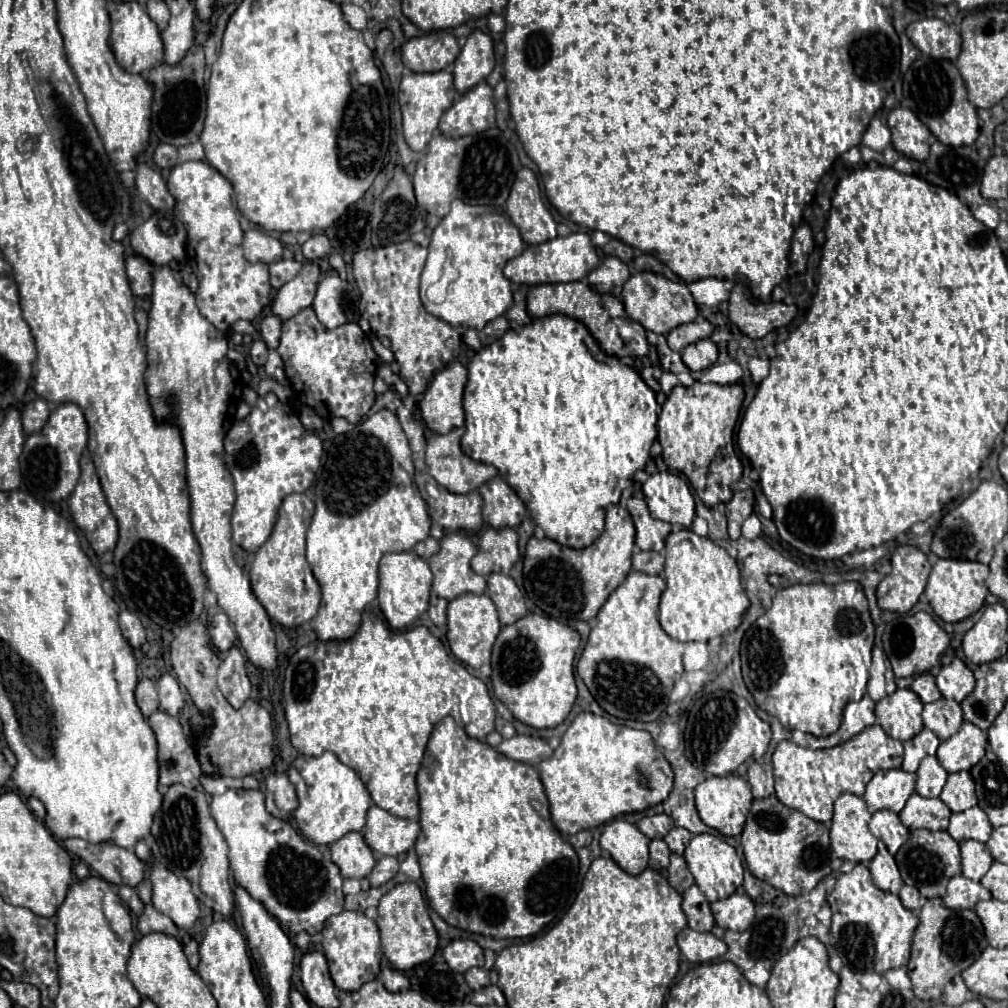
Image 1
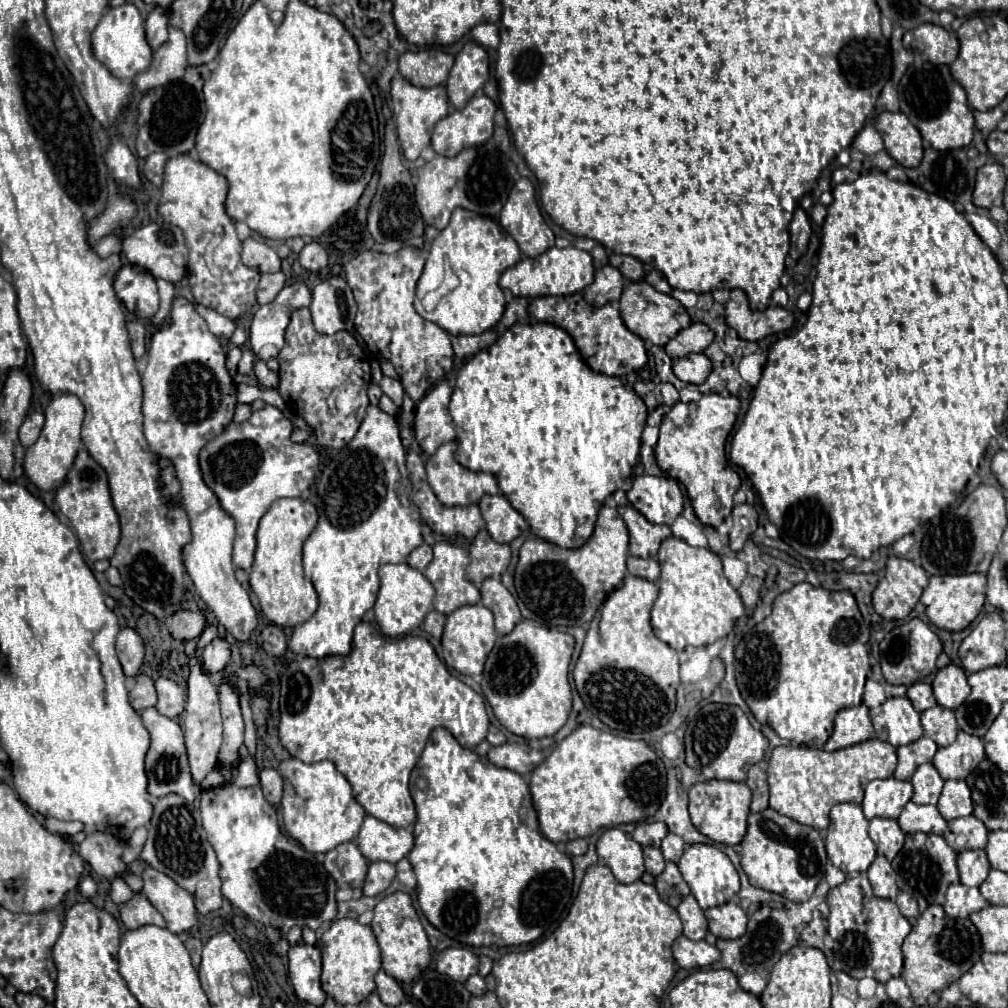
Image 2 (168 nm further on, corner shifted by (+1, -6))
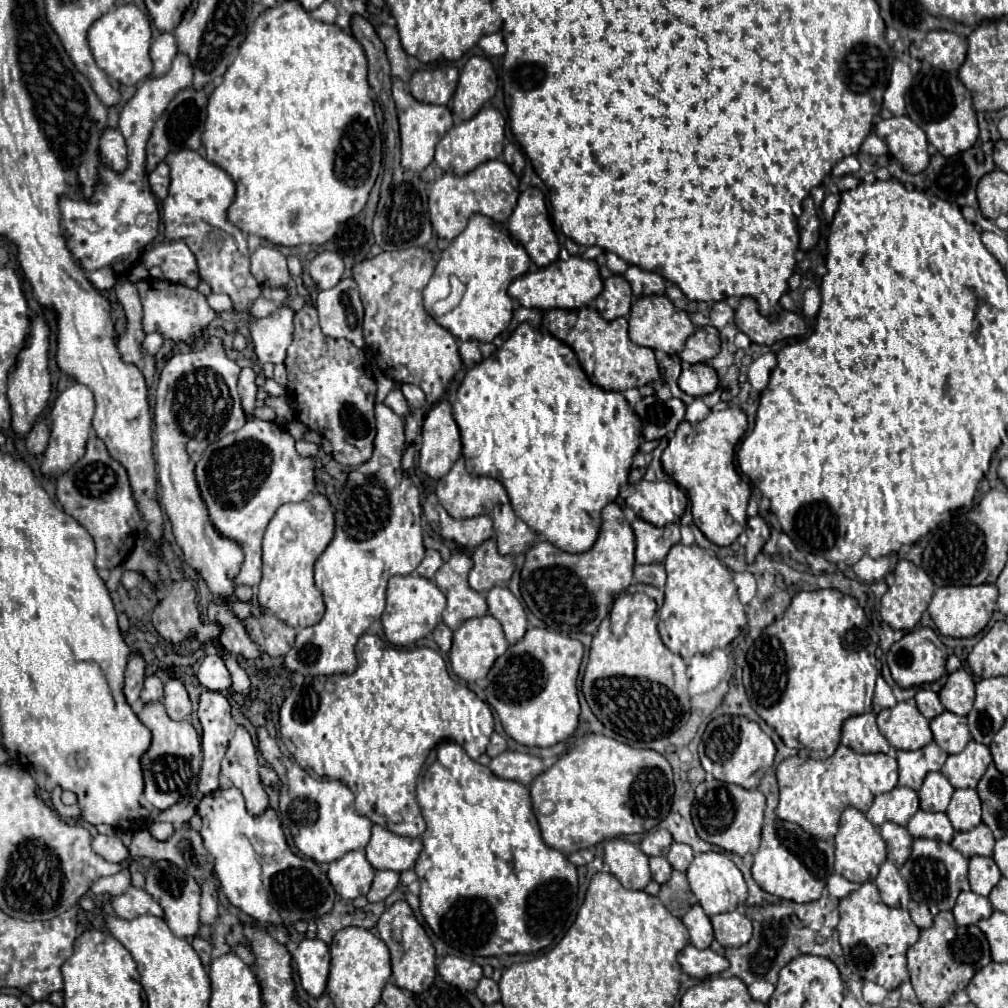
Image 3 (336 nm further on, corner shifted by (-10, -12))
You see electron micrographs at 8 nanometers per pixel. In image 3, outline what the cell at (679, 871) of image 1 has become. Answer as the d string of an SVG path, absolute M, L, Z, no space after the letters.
M674 872L672 878L666 884L662 884L658 898L678 918L682 918L698 902L690 890L690 884L684 872Z

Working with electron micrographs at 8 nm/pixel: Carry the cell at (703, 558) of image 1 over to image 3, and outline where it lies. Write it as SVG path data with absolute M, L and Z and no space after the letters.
M676 544L666 556L666 600L658 614L662 642L684 660L698 652L726 648L746 626L746 606L738 598L730 570L700 546Z

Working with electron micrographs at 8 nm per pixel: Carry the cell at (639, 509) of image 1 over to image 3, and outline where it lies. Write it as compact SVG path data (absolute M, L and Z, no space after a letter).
M636 518L632 522L632 530L636 536L636 562L638 564L662 564L668 550L680 542L678 524L658 528L642 518Z

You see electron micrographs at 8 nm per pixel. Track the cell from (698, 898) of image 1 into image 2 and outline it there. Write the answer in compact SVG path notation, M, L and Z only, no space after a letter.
M687 896L679 906L677 906L677 914L683 922L683 936L687 936L689 940L703 940L707 934L707 920L703 910L699 908L697 900L693 896Z

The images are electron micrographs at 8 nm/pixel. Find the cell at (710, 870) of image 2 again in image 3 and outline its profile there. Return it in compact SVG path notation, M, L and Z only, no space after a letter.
M704 852L696 854L692 864L686 870L690 888L694 896L698 898L700 906L708 916L716 916L722 912L732 912L737 909L738 904L746 902L748 898L748 886L744 882L742 872L736 868L736 864L722 852Z

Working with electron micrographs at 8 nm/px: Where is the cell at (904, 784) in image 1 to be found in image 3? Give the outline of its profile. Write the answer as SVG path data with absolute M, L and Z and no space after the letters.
M896 786L894 790L874 798L874 804L866 812L866 818L874 826L880 826L884 822L896 822L900 826L906 826L912 814L916 814L916 810L918 810L918 794L912 788Z

